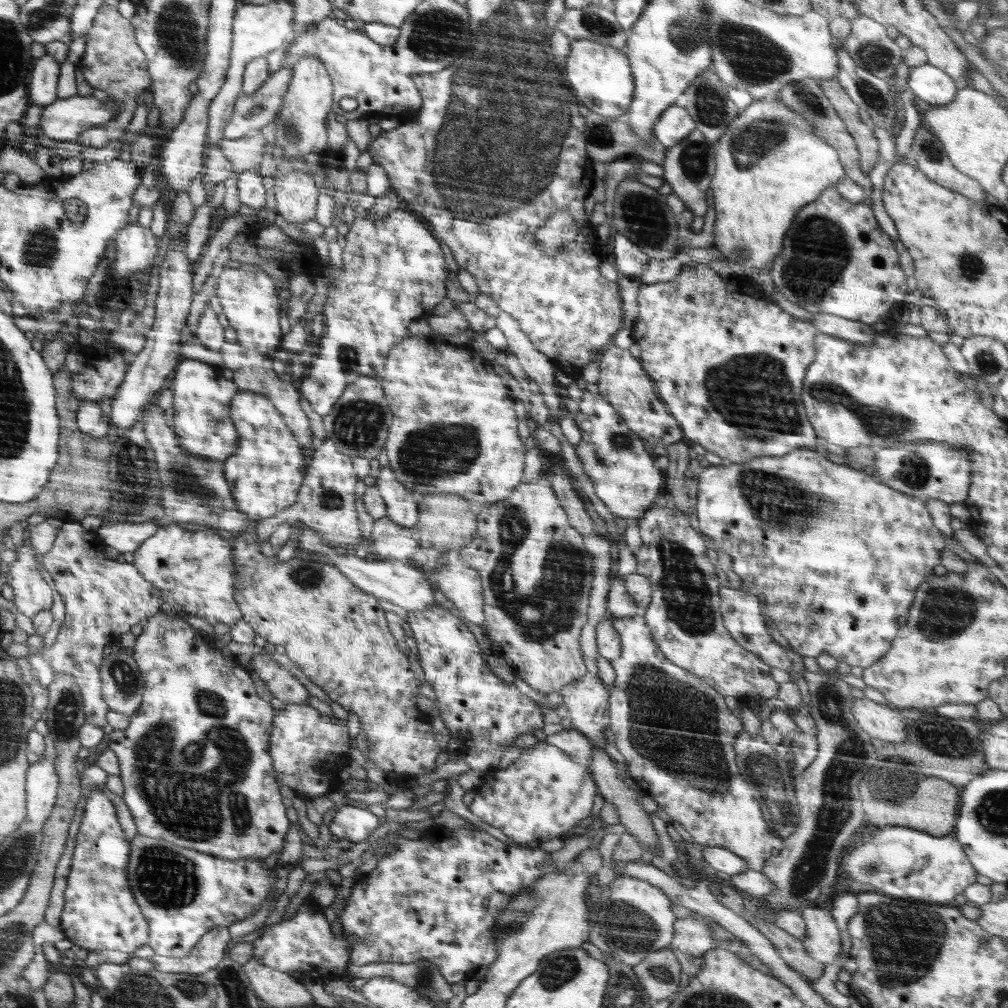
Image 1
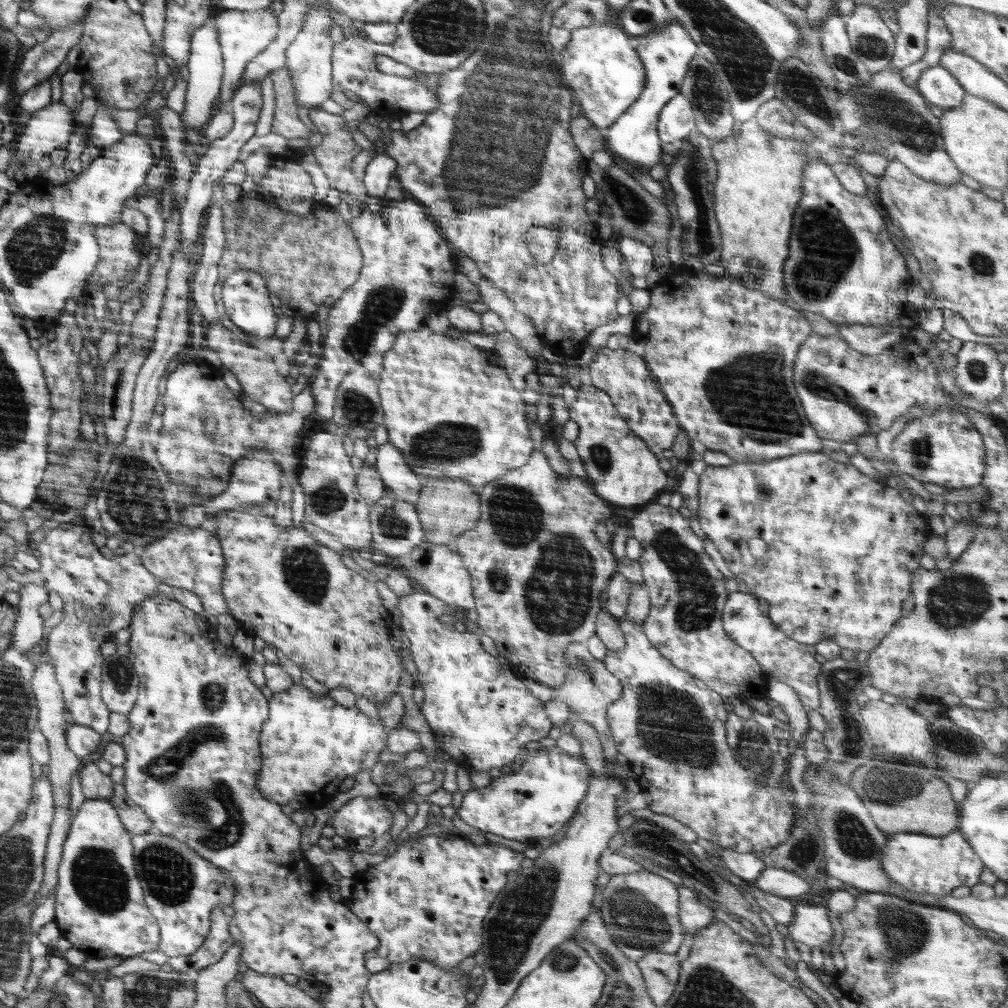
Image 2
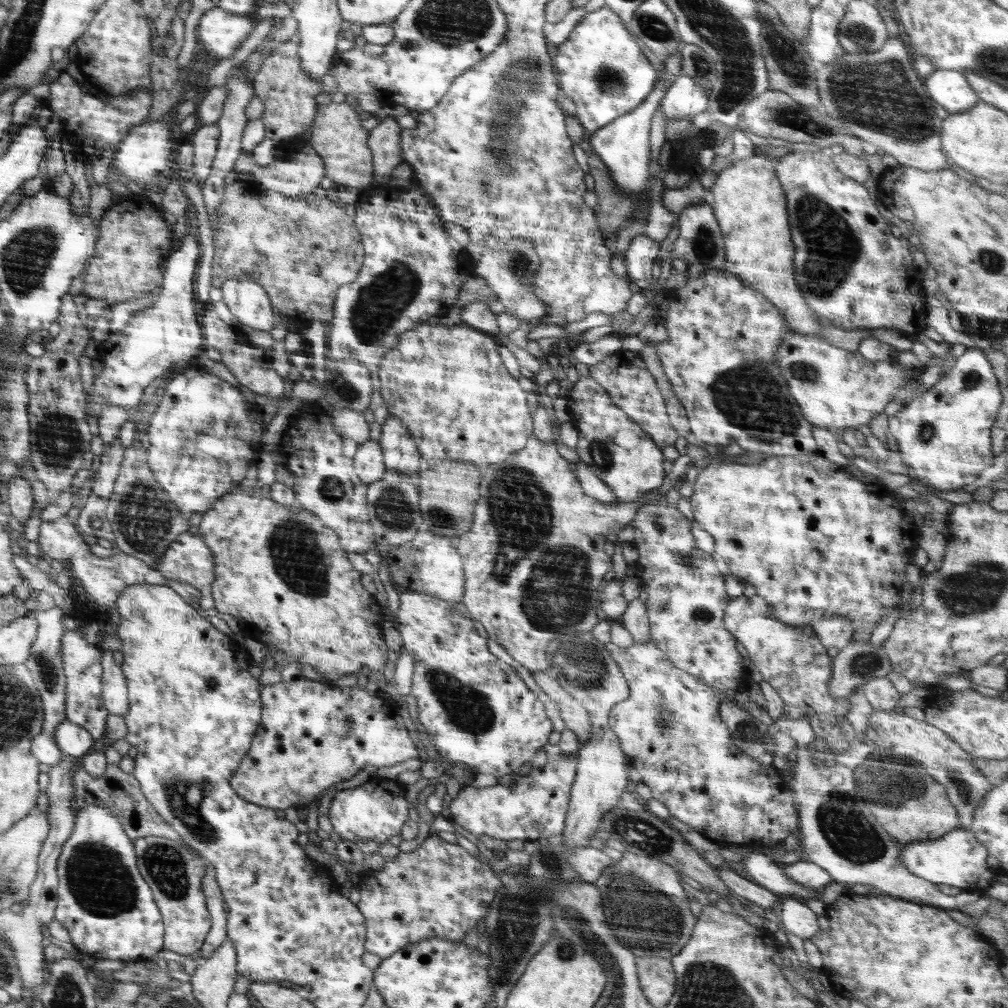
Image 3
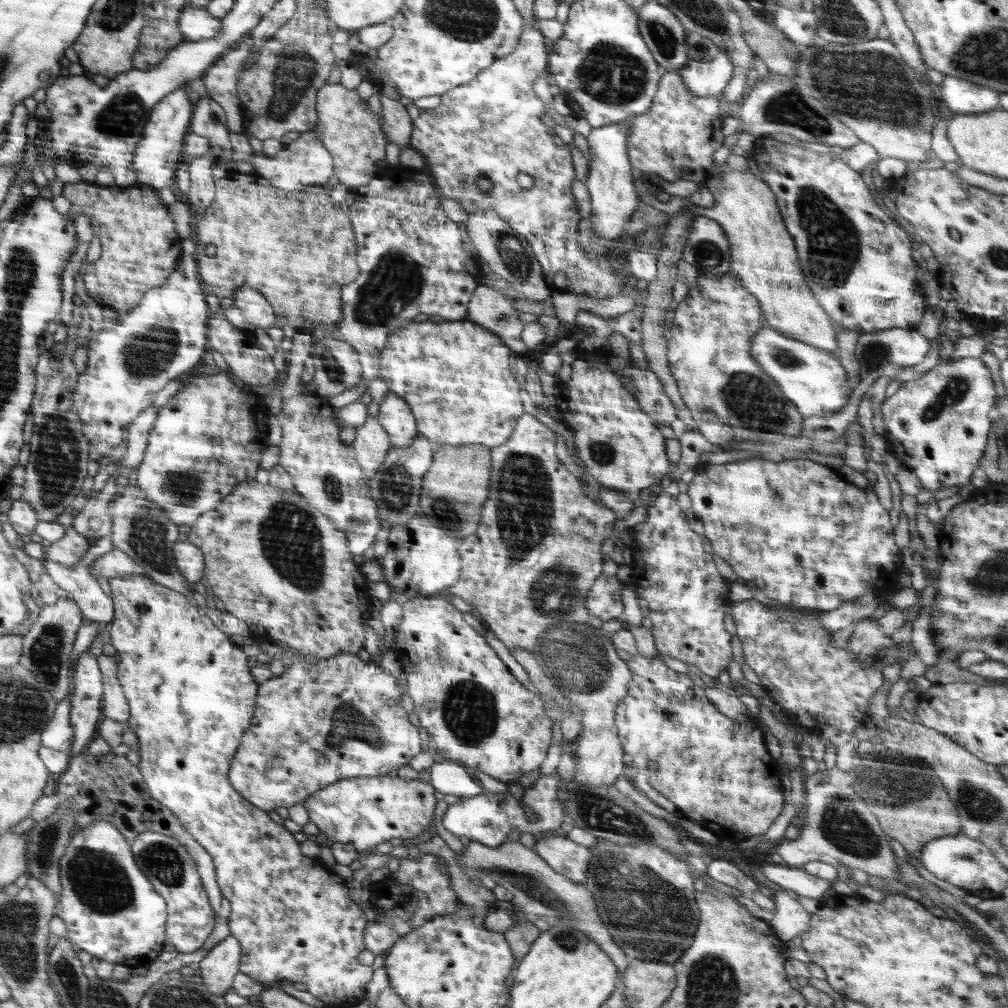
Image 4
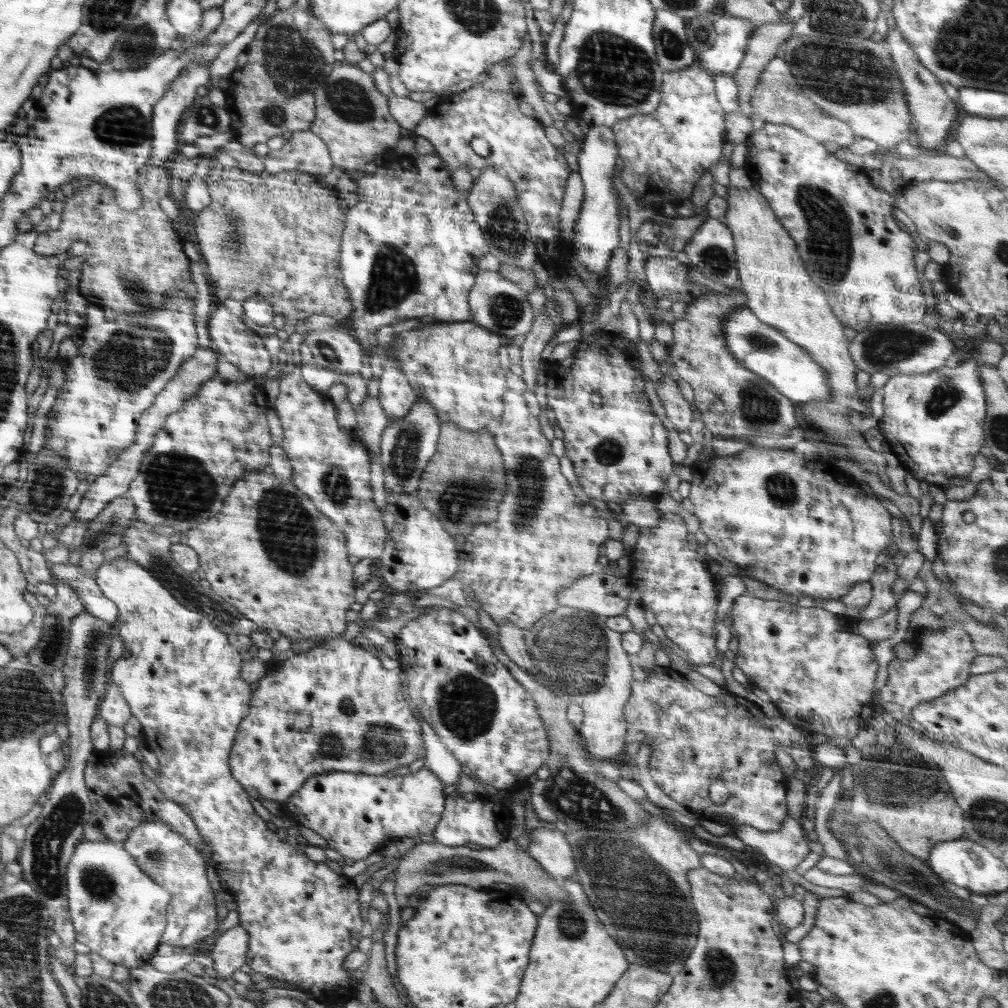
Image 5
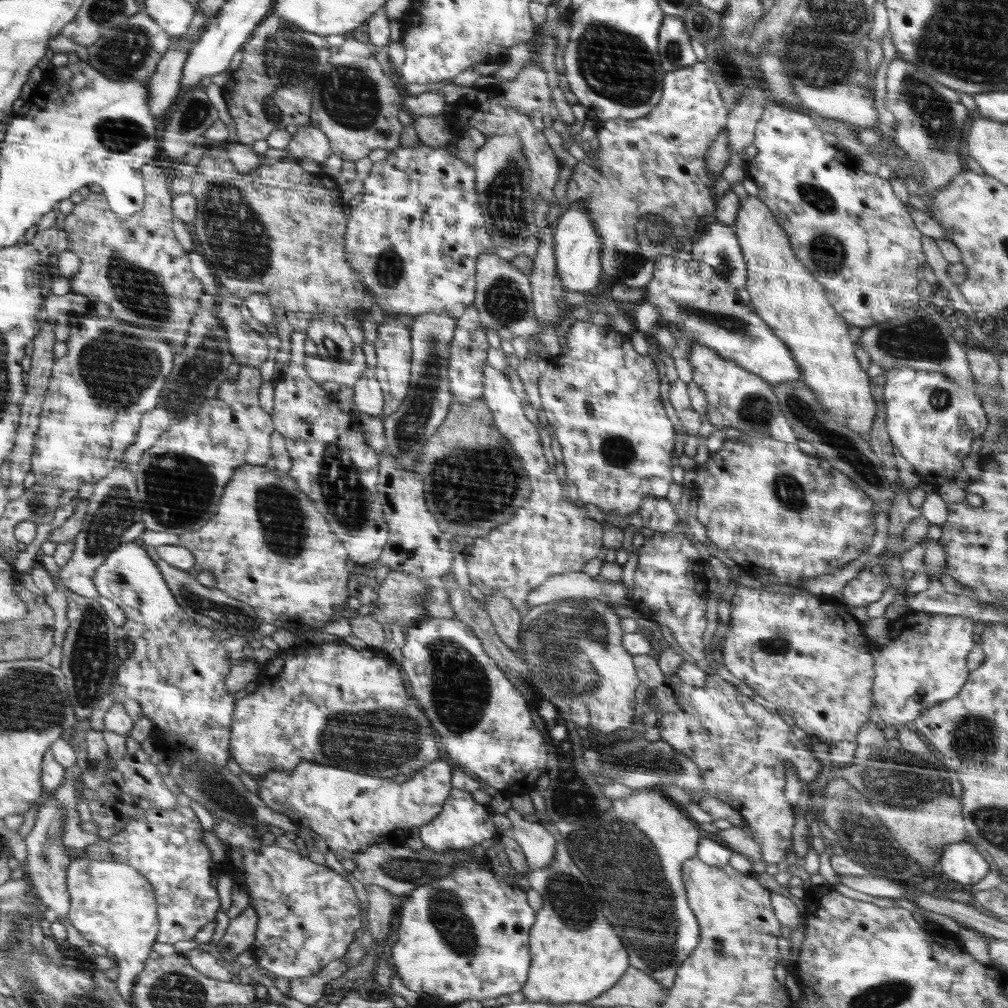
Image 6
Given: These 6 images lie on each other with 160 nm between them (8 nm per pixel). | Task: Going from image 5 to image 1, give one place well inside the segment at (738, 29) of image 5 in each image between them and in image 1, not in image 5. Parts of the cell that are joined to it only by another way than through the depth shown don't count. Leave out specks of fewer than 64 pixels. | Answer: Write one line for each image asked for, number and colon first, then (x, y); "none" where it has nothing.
1: (674, 123)
2: (676, 121)
3: (684, 98)
4: (704, 78)

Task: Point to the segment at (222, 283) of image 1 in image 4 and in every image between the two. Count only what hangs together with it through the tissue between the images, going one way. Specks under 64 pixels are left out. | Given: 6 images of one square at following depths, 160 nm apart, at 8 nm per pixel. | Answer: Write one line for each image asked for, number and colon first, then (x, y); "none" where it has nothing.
2: (244, 295)
3: (248, 301)
4: (257, 310)

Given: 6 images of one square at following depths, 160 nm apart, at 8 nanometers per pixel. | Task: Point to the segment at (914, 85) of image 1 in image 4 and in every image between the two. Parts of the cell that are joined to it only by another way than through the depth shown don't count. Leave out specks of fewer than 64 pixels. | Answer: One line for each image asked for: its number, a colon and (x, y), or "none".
2: (937, 86)
3: (949, 88)
4: (960, 97)

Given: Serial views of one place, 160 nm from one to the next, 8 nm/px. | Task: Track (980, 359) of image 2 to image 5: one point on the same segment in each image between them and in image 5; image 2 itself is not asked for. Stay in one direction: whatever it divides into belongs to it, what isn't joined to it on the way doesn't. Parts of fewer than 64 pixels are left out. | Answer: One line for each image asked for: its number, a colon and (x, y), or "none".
3: (945, 435)
4: (939, 424)
5: (934, 422)

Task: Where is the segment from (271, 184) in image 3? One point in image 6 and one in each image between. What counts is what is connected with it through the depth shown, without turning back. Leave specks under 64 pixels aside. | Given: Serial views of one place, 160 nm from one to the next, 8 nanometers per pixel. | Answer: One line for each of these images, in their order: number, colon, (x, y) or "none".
4: (305, 161)
5: (305, 151)
6: (308, 142)

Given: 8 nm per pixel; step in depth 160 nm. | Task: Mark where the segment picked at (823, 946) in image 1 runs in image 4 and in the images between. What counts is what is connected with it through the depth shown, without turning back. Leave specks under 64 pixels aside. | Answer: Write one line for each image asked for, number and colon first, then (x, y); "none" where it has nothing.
2: (810, 926)
3: (796, 917)
4: (790, 920)

